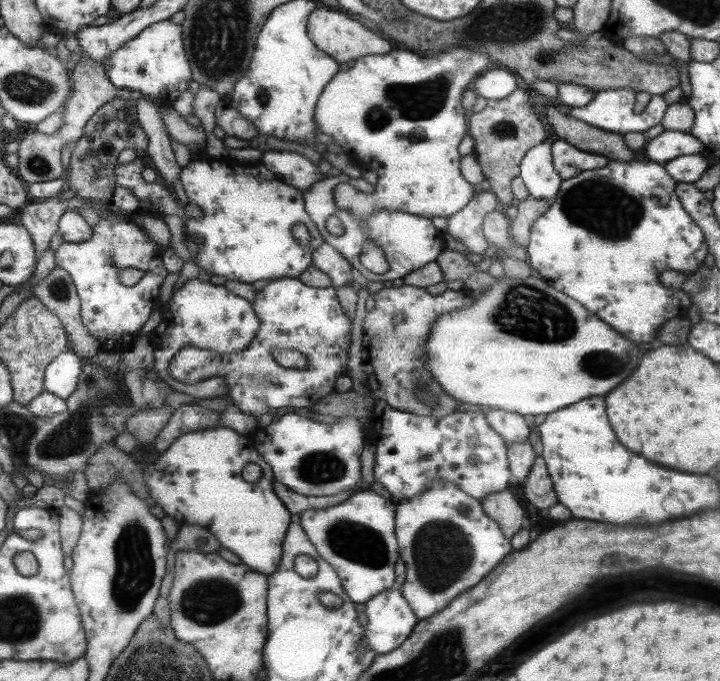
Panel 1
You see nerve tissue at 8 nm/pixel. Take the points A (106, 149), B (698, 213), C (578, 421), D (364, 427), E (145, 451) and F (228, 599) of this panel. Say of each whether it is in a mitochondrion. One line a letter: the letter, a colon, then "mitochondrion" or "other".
A: other
B: other
C: other
D: other
E: other
F: mitochondrion

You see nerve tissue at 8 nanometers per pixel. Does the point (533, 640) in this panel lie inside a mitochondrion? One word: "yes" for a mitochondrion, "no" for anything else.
no

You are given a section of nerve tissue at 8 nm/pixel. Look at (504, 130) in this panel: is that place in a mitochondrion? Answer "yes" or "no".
yes

